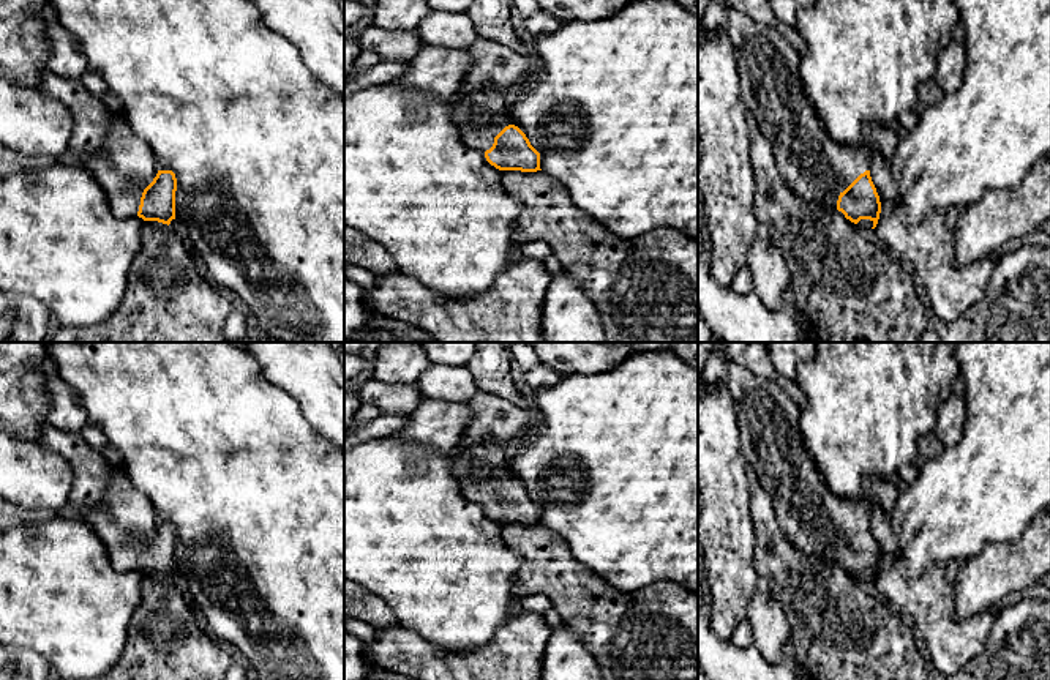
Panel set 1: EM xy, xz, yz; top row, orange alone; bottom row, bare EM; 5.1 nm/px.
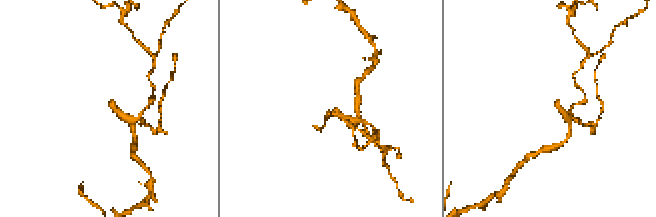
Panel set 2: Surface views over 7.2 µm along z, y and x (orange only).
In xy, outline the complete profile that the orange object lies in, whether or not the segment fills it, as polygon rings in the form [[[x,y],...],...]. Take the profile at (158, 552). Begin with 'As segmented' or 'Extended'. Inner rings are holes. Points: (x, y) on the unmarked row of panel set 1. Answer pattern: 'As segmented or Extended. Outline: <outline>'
Extended. Outline: [[[118,470],[112,476],[99,508],[68,513],[84,521],[99,536],[115,570],[139,570],[144,574],[158,574],[167,579],[175,573],[175,527],[156,521],[153,503],[144,492],[131,484],[123,470]]]

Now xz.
Extended. Outline: [[[496,440],[447,453],[447,465],[459,484],[463,497],[485,506],[499,524],[537,525],[540,506],[510,473],[512,451]]]

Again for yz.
Extended. Outline: [[[729,358],[726,374],[737,412],[742,458],[769,495],[782,533],[807,559],[823,566],[838,563],[854,577],[870,573],[875,582],[881,555],[868,524],[872,506],[854,499],[838,499],[829,491],[805,448],[799,428],[801,409],[777,382],[758,377]]]

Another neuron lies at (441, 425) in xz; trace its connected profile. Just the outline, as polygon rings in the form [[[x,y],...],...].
[[[422,398],[409,413],[407,424],[390,437],[401,442],[422,442],[448,453],[461,443],[472,417],[472,409],[466,404]]]

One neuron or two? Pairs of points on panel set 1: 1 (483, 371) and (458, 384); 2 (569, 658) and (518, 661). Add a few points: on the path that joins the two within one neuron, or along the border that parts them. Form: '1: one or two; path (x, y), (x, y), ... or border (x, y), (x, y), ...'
1: two; border (464, 366), (479, 390)
2: two; border (551, 633), (542, 663)

